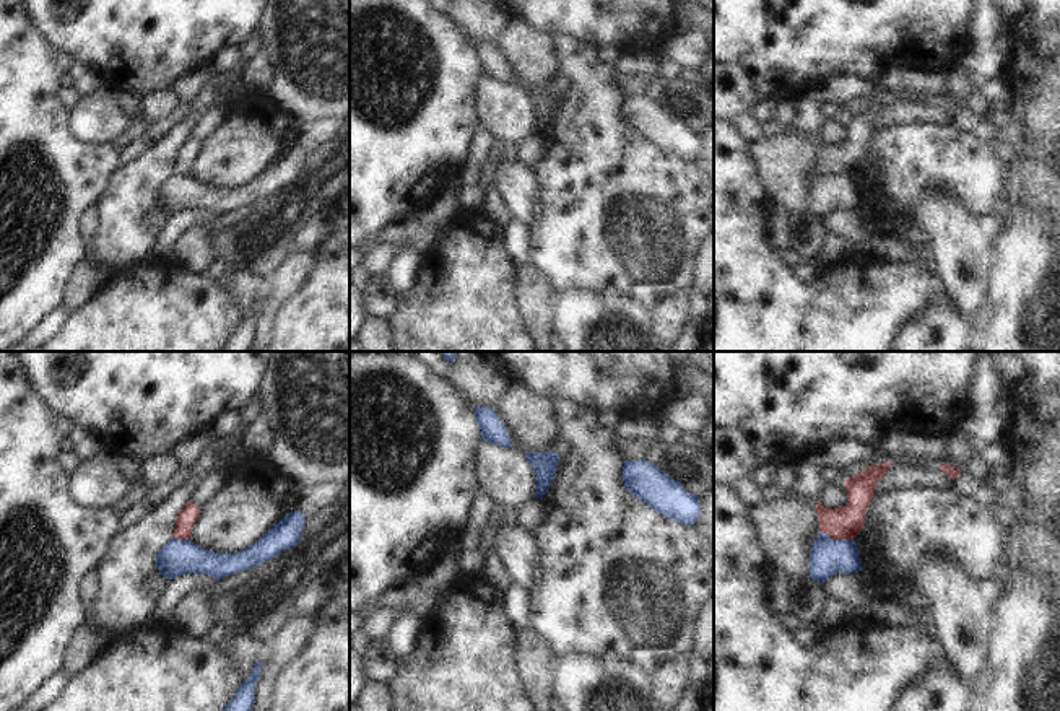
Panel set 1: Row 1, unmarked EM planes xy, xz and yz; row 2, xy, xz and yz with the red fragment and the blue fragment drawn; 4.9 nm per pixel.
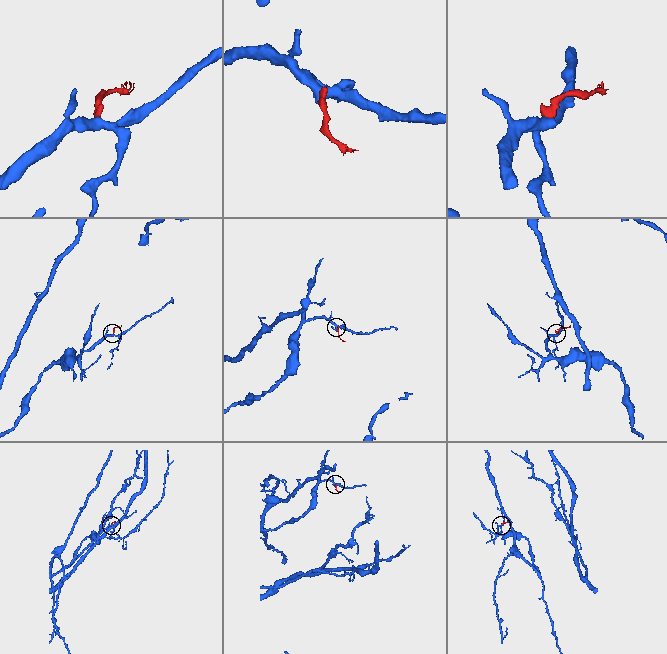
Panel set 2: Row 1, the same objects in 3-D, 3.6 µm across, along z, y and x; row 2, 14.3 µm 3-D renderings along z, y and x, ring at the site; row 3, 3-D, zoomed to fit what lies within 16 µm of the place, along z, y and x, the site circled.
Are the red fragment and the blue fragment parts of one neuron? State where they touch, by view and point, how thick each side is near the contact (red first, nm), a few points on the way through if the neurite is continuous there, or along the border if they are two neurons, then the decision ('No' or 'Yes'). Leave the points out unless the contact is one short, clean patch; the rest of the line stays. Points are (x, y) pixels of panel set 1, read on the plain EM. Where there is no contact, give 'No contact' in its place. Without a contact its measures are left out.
Touches red at yz (838, 174). Thickness 170 nm (red) against 180 nm. Boundary: yz (823, 168), (834, 174), (852, 176). No.

